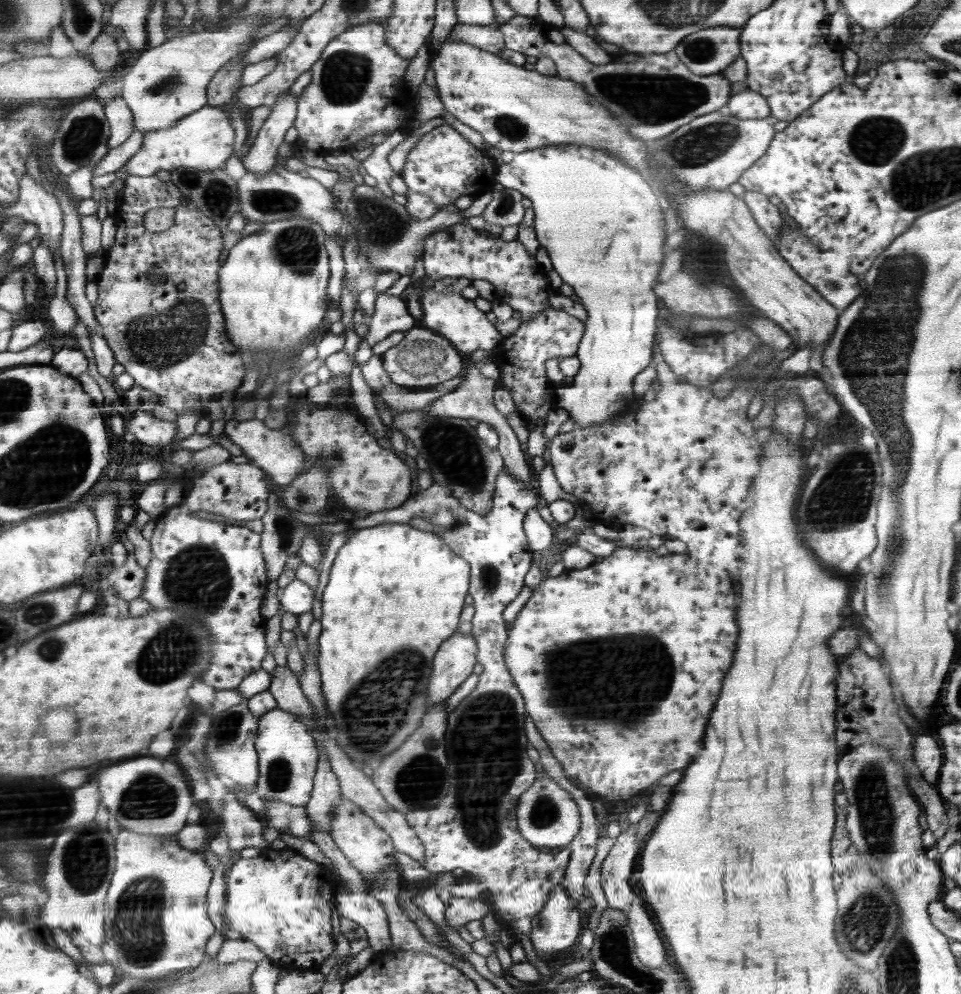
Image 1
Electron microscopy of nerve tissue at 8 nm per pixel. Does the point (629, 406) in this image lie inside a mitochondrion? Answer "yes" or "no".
no

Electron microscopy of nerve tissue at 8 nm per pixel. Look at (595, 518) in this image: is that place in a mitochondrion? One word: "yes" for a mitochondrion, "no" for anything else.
no

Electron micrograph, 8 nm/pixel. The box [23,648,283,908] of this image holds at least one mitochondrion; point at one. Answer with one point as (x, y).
(85, 863)

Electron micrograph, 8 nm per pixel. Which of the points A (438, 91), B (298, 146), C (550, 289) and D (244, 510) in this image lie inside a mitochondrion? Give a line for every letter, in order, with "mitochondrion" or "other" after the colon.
A: other
B: other
C: other
D: other

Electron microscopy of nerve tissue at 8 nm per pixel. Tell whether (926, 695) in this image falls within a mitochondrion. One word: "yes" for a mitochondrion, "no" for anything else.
no

